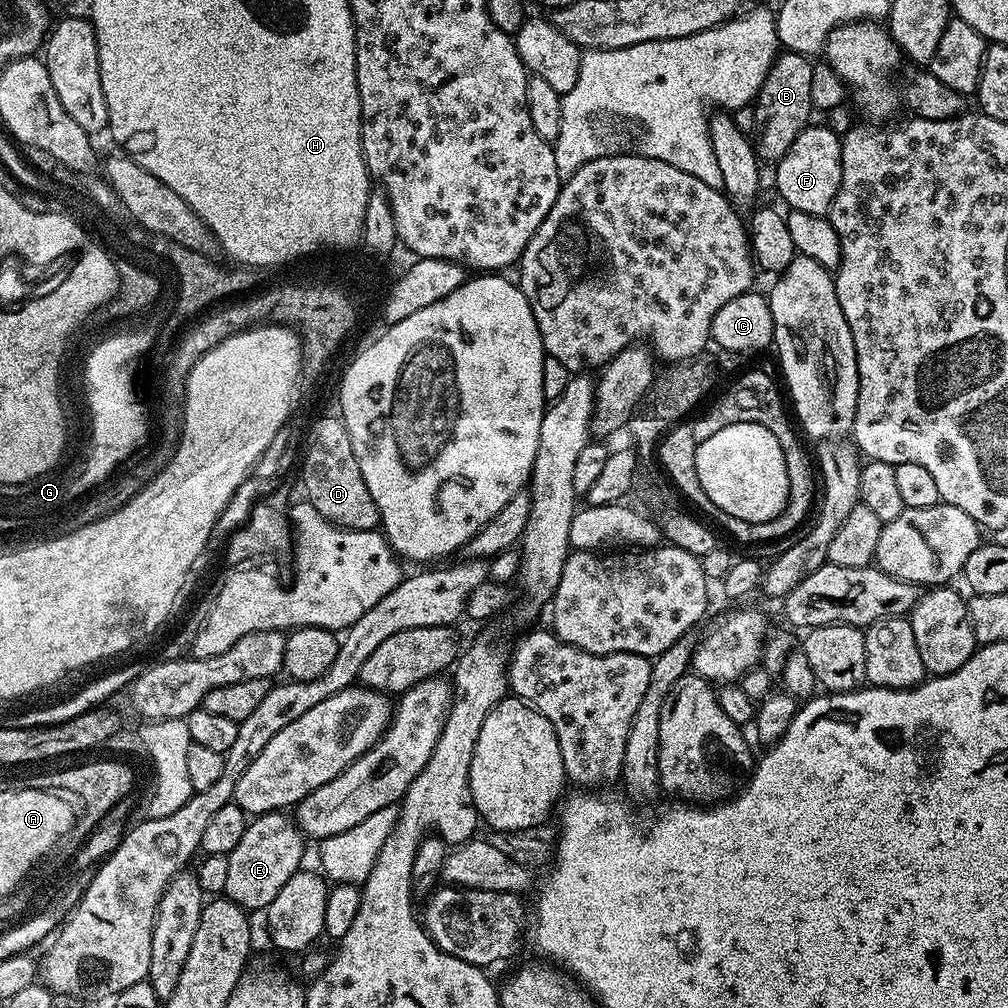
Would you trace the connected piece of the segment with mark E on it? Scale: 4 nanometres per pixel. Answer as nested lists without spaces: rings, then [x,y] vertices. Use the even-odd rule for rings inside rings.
[[[265,812],[251,821],[242,834],[242,839],[234,850],[228,853],[230,862],[226,877],[226,890],[223,895],[245,910],[260,908],[266,910],[274,898],[278,898],[278,890],[290,882],[295,872],[301,871],[304,860],[304,843],[306,837],[296,826],[291,815],[279,812]]]

